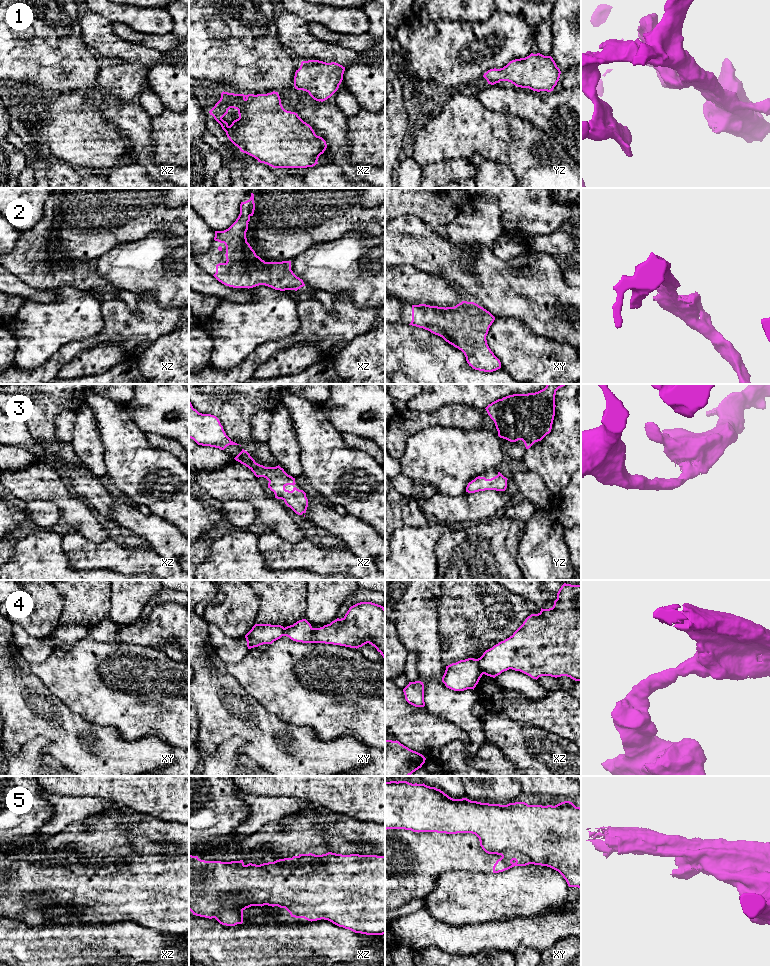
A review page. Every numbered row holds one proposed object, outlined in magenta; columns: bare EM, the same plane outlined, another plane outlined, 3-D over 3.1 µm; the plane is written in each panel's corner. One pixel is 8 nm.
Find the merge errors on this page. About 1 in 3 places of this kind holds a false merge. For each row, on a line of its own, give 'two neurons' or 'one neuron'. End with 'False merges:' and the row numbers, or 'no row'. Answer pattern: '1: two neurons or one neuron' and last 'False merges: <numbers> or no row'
1: one neuron
2: one neuron
3: one neuron
4: two neurons
5: one neuron
False merges: 4

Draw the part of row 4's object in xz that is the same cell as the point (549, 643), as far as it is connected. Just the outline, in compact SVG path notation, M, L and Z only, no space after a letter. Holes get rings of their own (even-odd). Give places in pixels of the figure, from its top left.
M564 583L552 608L541 608L538 614L528 616L512 636L486 650L478 658L478 663L483 674L493 678L512 669L536 680L541 676L567 676L575 681L581 681L581 585Z

